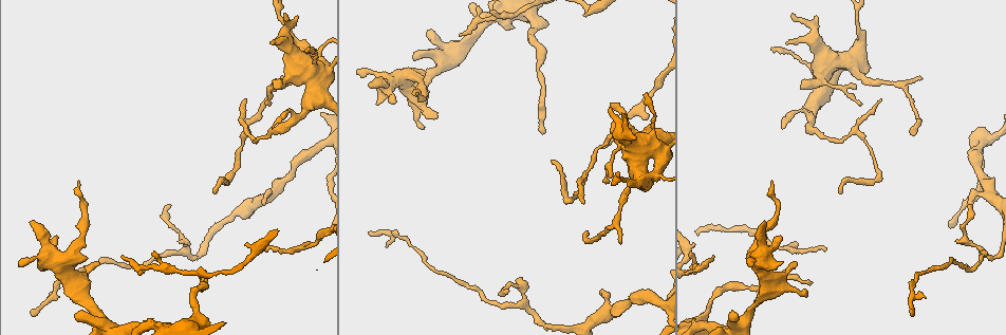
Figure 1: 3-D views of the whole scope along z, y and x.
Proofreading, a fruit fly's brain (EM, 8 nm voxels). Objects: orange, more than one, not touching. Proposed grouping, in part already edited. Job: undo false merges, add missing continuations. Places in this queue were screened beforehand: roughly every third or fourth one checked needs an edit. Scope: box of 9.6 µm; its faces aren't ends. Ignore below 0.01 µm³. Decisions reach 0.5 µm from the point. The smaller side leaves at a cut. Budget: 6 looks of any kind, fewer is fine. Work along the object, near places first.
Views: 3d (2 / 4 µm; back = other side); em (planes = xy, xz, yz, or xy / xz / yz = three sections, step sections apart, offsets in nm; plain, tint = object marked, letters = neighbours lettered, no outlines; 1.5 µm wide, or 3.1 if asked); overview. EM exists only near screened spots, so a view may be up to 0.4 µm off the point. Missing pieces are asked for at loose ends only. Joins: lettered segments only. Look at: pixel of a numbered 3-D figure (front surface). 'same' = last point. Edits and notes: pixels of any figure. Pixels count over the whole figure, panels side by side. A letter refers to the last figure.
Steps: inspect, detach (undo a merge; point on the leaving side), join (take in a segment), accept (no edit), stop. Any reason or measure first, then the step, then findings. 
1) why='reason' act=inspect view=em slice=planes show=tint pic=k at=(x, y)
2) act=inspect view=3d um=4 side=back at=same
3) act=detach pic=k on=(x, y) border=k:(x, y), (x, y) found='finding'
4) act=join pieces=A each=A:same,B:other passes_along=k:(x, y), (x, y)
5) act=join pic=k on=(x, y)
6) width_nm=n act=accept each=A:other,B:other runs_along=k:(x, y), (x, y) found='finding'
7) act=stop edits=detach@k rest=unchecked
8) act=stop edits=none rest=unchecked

why='thin end' act=inspect view=em slice=planes show=letters pic=1 at=(712, 256)

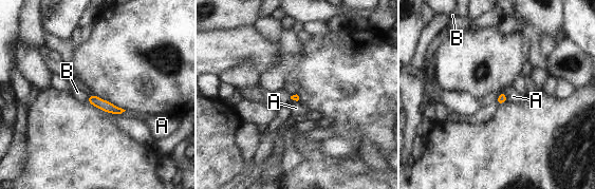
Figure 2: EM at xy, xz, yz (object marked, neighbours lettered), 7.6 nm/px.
longest_contact=A:90nm act=accept each=A:other,B:other border=2:(503, 91), (507, 100) found='none of them fits'

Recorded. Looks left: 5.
why='an open end' act=inspect view=em slice=yz step=4 show=letters pic=1 at=(169, 204)

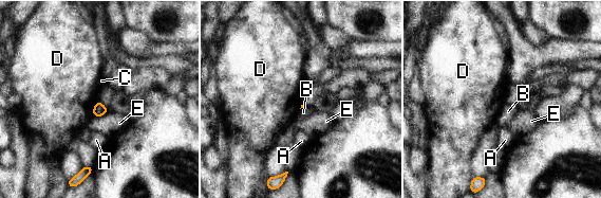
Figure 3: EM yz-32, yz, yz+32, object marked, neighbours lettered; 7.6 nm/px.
act=inspect view=em slice=planes show=letters at=same

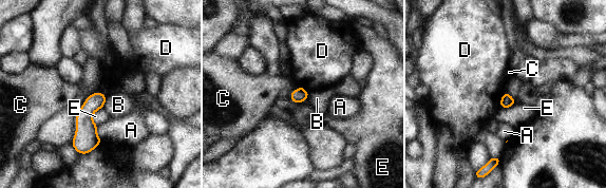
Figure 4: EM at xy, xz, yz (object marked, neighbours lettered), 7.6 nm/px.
width_nm=100 act=accept each=A:other,B:other,C:other,D:other,E:other found='no lettered segment goes on from it'

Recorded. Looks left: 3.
why='free end' act=inspect view=3d um=4 side=back pic=1 at=(273, 44)

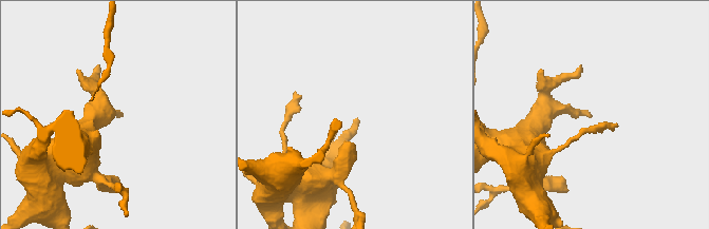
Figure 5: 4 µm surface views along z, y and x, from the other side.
act=inspect view=em slice=planes show=letters pic=5 at=(357, 119)

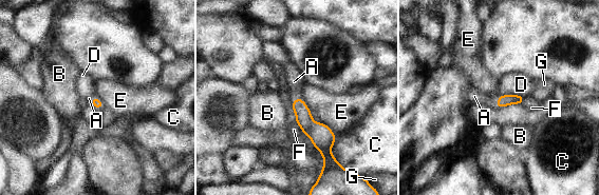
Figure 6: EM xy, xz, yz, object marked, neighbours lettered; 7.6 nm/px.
longest_contact=C:200nm act=join pic=6 on=(89, 98) each=A:same,B:other,C:other,D:other,E:other,F:other,G:other passes_along=6:(96, 102), (93, 105), (89, 98) found='the neuron continues'

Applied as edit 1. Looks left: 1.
act=stop edits=join@6 rest=unchecked

